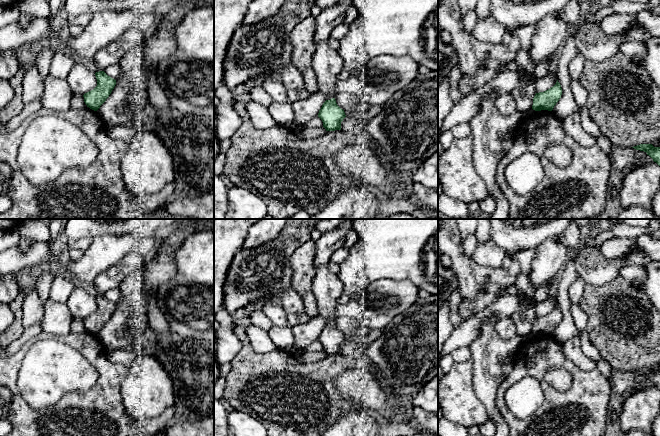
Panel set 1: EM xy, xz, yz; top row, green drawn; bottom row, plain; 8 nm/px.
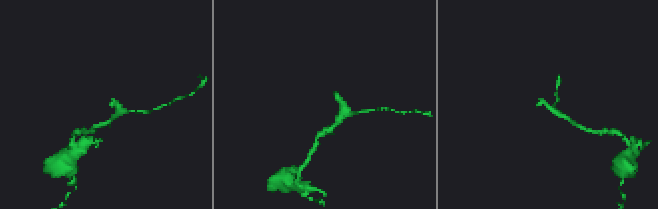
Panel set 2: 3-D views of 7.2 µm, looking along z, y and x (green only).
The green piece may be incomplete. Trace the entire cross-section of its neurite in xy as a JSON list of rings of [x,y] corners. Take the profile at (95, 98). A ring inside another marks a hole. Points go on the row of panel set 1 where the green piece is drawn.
[[[104,71],[95,73],[97,86],[83,95],[84,102],[90,109],[97,111],[106,101],[116,85],[116,80],[108,76]]]

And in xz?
[[[323,42],[315,44],[312,65],[317,75],[319,91],[327,96],[318,117],[326,131],[341,130],[341,122],[346,115],[336,103],[334,90],[338,82],[337,76],[343,70],[343,60],[337,50]]]

